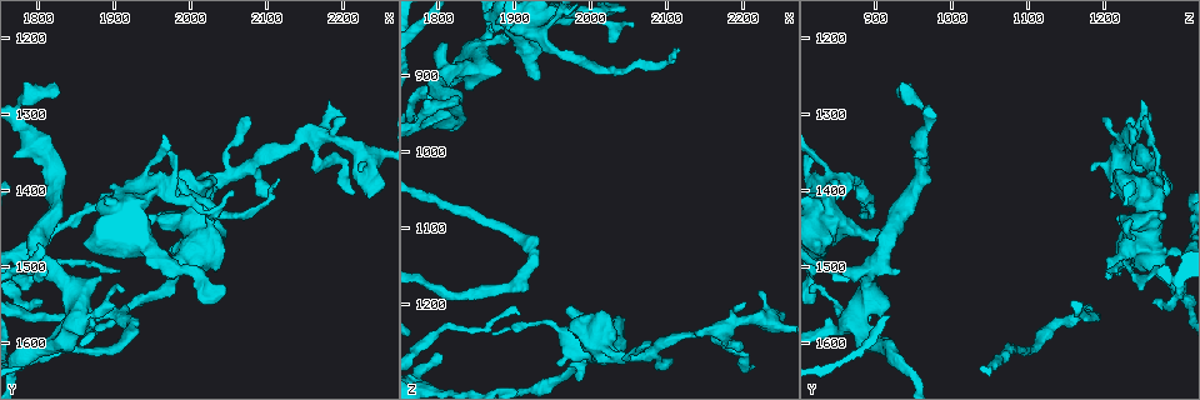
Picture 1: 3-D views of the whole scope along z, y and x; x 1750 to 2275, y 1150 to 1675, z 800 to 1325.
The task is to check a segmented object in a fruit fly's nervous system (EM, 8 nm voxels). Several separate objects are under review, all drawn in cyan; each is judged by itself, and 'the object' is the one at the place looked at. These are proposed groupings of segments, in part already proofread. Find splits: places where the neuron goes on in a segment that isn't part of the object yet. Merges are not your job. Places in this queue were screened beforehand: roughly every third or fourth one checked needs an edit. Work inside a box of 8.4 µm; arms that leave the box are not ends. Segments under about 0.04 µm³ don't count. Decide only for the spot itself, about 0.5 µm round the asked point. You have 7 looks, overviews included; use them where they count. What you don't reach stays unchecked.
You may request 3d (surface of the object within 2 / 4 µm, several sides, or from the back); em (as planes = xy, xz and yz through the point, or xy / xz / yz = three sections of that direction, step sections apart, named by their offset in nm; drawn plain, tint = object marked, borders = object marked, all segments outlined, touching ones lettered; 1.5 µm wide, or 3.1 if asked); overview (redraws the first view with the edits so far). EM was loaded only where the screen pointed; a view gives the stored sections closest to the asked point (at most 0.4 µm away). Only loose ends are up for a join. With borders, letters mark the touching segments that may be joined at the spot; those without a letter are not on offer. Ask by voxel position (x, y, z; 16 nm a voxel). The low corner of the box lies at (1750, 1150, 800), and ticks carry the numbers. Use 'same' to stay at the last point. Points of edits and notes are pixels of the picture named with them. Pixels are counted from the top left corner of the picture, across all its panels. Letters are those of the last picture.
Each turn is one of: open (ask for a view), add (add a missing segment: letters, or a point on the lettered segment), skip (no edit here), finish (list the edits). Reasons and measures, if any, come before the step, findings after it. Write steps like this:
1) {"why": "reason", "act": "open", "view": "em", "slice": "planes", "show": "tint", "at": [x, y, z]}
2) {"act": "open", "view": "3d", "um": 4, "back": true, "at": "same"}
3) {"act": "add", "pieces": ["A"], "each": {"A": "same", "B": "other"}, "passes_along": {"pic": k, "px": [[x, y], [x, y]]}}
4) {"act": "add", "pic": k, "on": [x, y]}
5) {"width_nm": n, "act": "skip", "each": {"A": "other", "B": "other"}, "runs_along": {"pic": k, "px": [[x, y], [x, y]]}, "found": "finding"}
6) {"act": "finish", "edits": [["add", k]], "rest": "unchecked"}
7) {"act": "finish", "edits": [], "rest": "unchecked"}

{"why": "long arm stops here", "act": "open", "view": "3d", "um": 4, "back": true, "at": [1825, 1280, 925]}

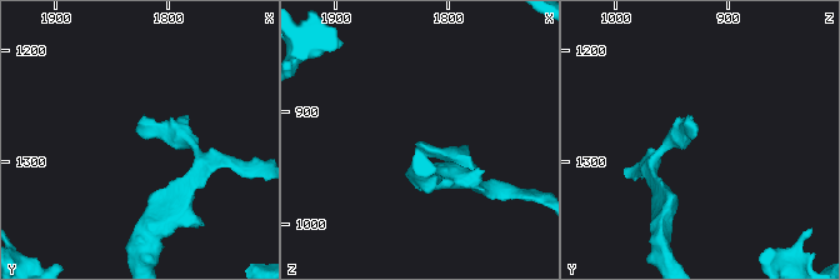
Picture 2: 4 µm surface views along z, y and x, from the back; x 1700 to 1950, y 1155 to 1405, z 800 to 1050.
{"why": "shape alone is not enough", "act": "open", "view": "em", "slice": "xz", "step": 4, "show": "borders", "at": [1824, 1276, 928]}

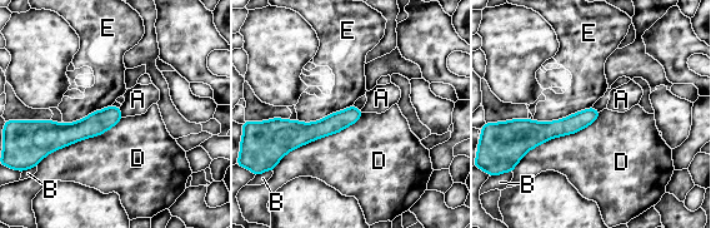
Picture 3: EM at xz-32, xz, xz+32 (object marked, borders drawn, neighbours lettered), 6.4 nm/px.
{"why": "another direction", "act": "open", "view": "em", "slice": "planes", "show": "borders", "at": "same"}

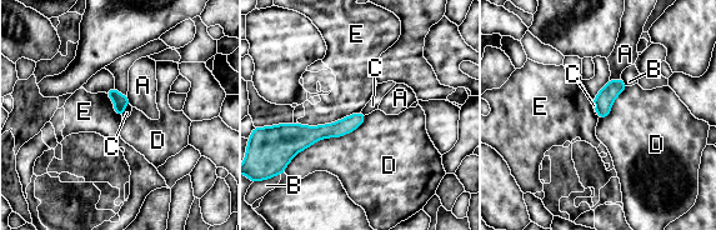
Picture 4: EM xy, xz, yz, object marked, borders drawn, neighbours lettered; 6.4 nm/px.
{"width_nm": 90, "act": "skip", "each": {"A": "other", "B": "other", "C": "other", "D": "other", "E": "other"}, "runs_along": {"pic": 4, "px": [[361, 118], [319, 133], [286, 129]]}, "found": "none of them fits"}

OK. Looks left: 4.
{"why": "an open end", "act": "open", "view": "em", "slice": "yz", "step": 4, "show": "borders", "at": [1935, 1455, 910]}

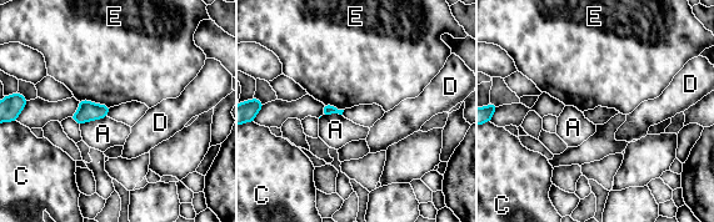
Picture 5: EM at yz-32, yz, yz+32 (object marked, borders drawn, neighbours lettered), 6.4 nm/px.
{"act": "open", "view": "em", "slice": "planes", "show": "borders", "at": "same"}

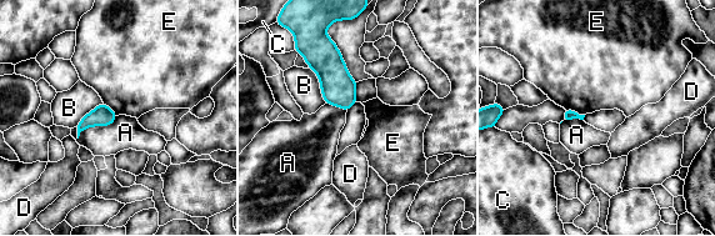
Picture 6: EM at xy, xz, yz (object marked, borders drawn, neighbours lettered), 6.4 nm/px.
{"act": "skip", "each": {"A": "other", "B": "other", "C": "other", "D": "other", "E": "other"}, "border": {"pic": 6, "px": [[565, 109], [571, 109], [584, 115]]}, "found": "no lettered segment goes on from it"}

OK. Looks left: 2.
{"why": "free end", "act": "open", "view": "em", "slice": "planes", "show": "borders", "at": [1810, 1510, 855]}

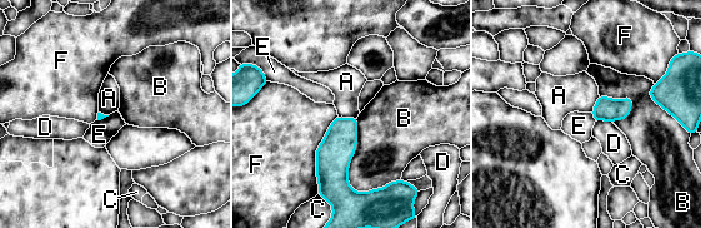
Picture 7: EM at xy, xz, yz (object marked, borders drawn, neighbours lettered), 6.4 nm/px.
{"act": "skip", "each": {"A": "other", "B": "other", "C": "other", "D": "other", "E": "other", "F": "other"}, "border": {"pic": 7, "px": [[591, 113], [596, 120]]}, "found": "none of them fits"}

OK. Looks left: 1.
{"act": "finish", "edits": [], "rest": "unchecked"}

